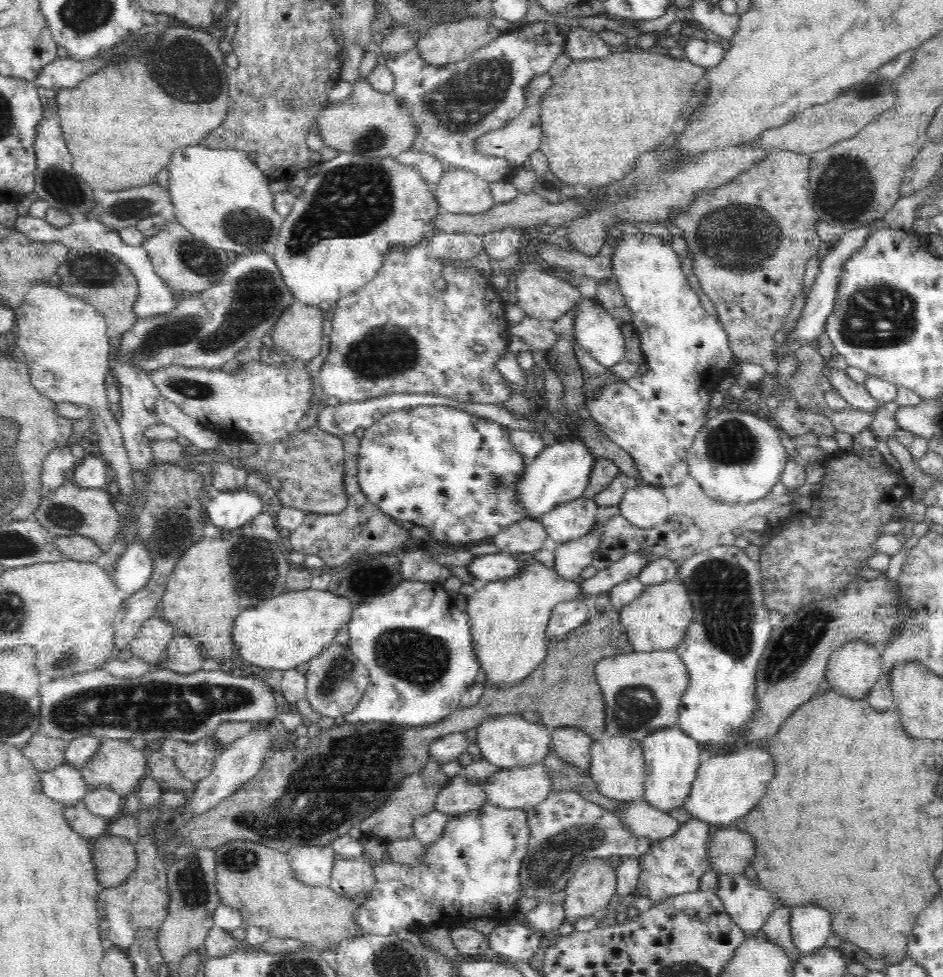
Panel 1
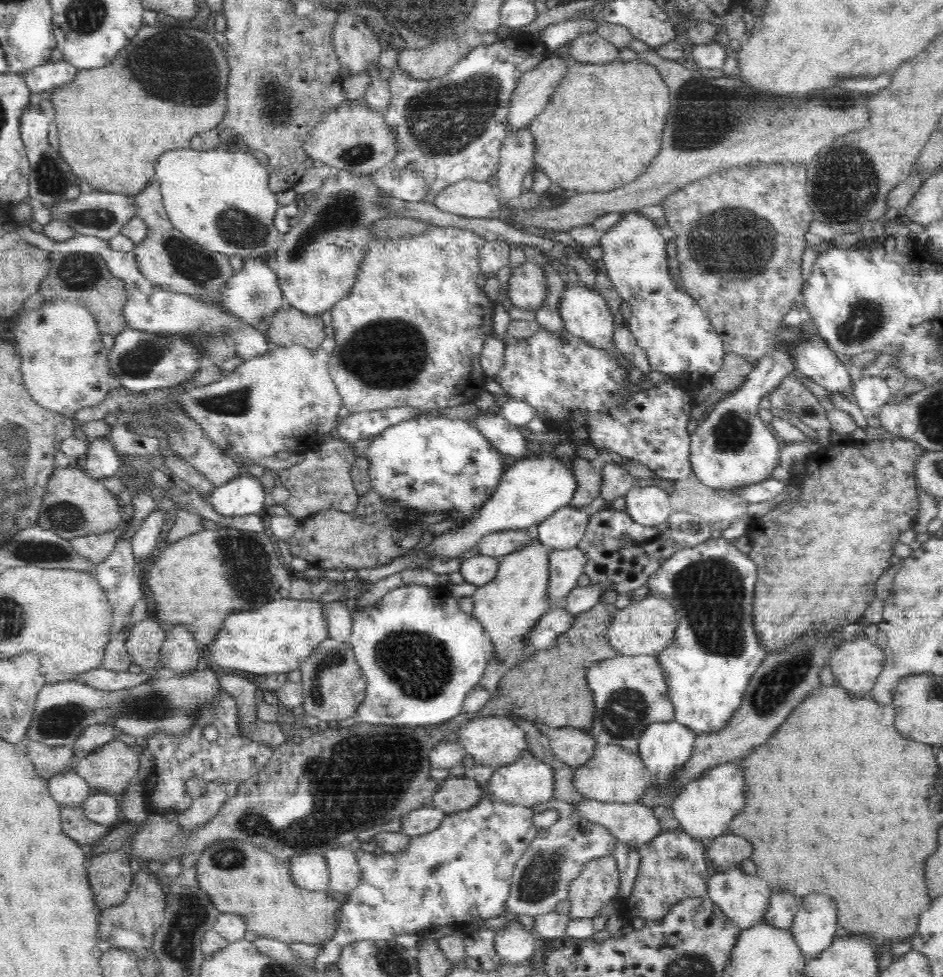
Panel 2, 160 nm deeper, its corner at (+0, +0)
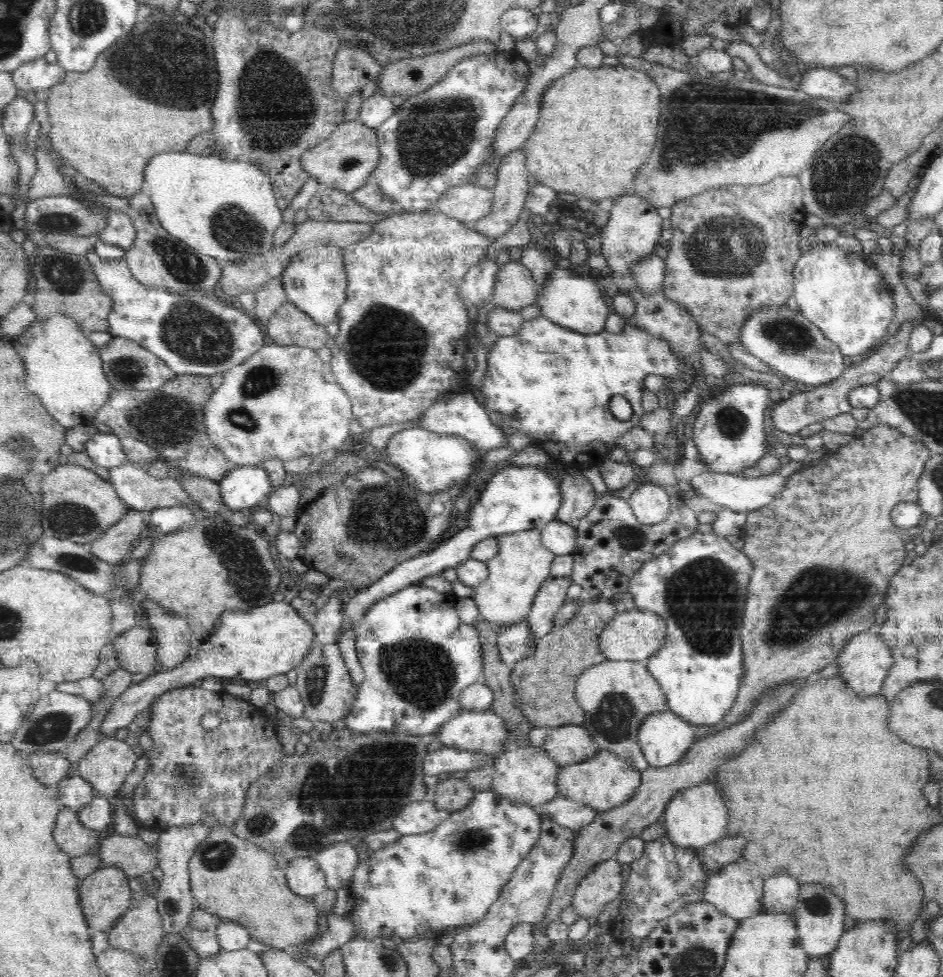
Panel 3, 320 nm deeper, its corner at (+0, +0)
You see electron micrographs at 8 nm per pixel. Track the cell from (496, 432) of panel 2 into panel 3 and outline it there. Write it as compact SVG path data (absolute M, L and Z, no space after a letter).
M462 392L436 402L421 414L419 420L420 423L417 426L420 428L428 432L435 432L440 436L449 434L465 438L468 443L472 443L481 452L508 447L508 434L504 434L492 423L485 408L478 403L472 392Z

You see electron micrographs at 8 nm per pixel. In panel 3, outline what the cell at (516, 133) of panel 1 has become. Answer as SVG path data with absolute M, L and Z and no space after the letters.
M522 148L514 150L514 152L508 152L502 158L502 163L498 170L498 179L496 185L492 188L494 196L492 211L470 225L471 230L484 235L486 239L493 240L494 242L518 222L530 192L530 187L528 186L528 176L530 173L526 169L526 155L523 153Z

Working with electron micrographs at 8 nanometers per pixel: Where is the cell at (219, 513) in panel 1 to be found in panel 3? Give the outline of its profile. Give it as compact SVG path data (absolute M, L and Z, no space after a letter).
M260 465L233 466L218 483L226 507L246 512L252 507L262 506L267 496L274 490L268 472L262 469Z

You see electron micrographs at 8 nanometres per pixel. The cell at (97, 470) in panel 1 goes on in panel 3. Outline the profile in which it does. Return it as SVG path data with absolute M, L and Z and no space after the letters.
M100 431L95 434L85 446L85 452L92 462L102 468L111 469L122 466L128 461L128 456L114 433Z

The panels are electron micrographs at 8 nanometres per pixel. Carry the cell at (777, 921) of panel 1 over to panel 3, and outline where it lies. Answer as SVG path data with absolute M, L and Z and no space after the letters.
M780 872L765 879L763 884L763 910L766 913L784 913L792 915L798 902L798 882Z

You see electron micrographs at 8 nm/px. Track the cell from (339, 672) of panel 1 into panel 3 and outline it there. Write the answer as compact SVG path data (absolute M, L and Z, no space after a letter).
M338 644L323 645L309 649L297 669L298 679L295 688L299 691L305 707L304 717L312 722L334 723L346 716L354 706L359 687L355 686L348 668L341 656Z

